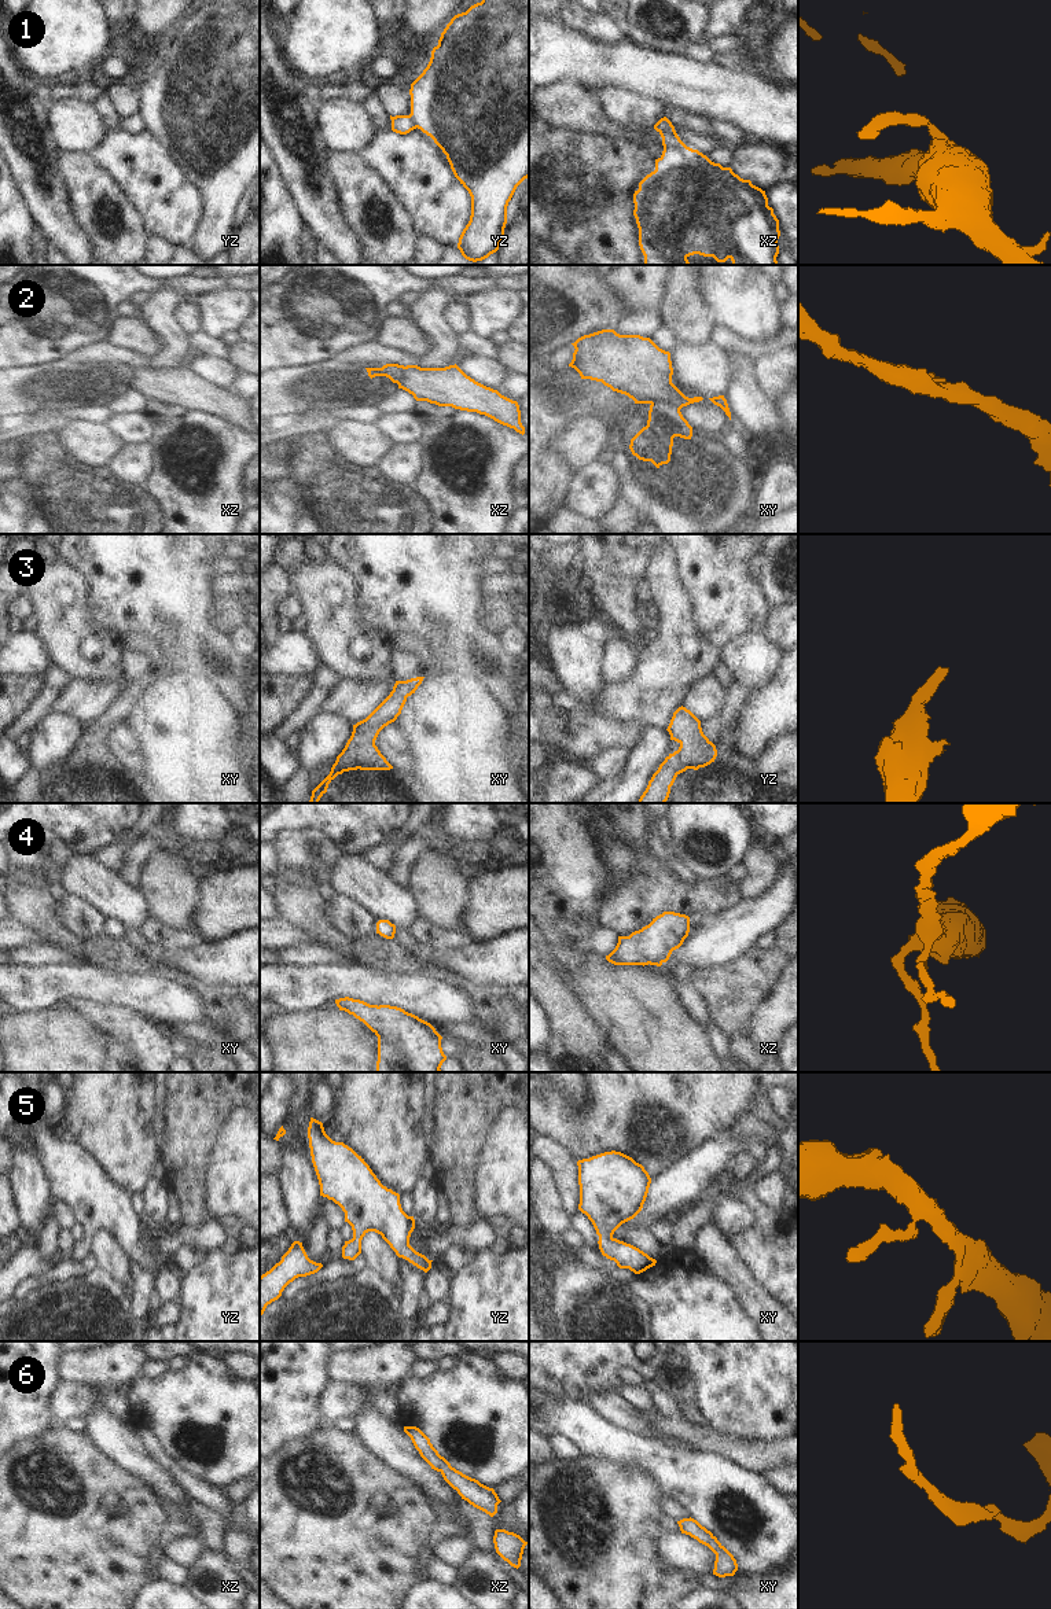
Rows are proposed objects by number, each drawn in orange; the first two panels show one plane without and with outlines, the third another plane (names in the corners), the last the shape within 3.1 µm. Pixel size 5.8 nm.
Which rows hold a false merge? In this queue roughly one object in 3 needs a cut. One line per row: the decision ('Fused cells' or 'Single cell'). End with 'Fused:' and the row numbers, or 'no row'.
1: Fused cells
2: Fused cells
3: Single cell
4: Single cell
5: Single cell
6: Single cell
Fused: 1, 2.

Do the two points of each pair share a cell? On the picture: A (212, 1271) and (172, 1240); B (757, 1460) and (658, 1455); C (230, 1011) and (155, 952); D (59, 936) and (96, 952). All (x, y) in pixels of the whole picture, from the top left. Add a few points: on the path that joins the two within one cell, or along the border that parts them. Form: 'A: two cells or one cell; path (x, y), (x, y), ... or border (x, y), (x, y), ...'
A: two cells; border (221, 1248), (213, 1248), (206, 1252)
B: two cells; border (698, 1451), (724, 1454), (759, 1473)
C: two cells; border (144, 954), (157, 963), (175, 965), (202, 980)
D: two cells; border (88, 941), (87, 960)

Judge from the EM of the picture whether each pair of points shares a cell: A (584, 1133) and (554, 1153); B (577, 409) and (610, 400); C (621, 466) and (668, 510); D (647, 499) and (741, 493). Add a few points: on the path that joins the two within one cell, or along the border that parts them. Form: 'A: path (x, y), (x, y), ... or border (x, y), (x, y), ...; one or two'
A: border (543, 1133), (557, 1140), (576, 1162); two
B: path (585, 408), (602, 400); one
C: path (634, 478), (656, 499); one
D: path (671, 489), (717, 490); one

